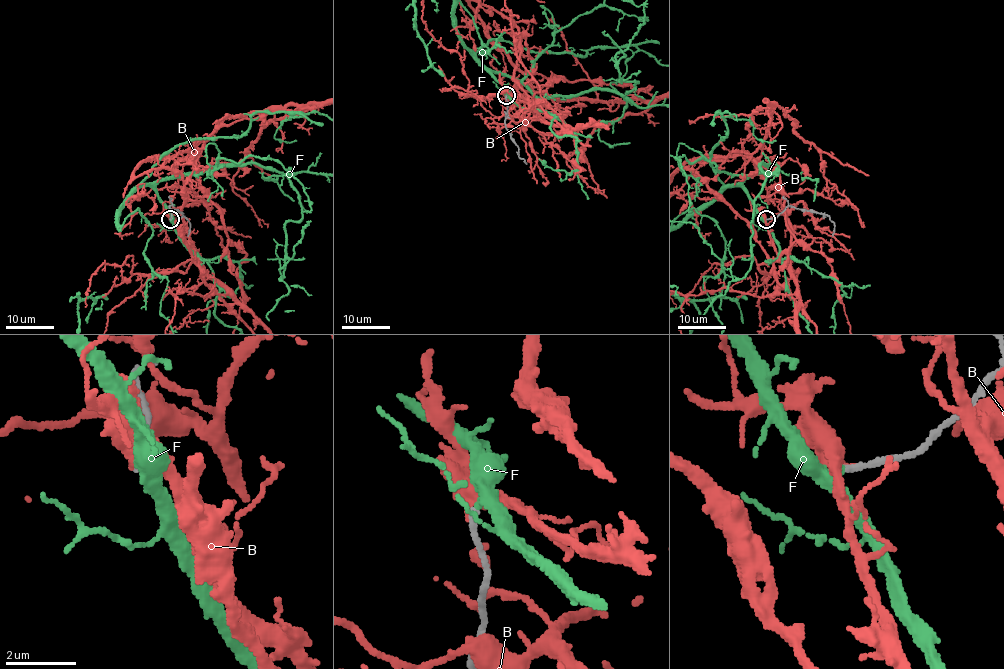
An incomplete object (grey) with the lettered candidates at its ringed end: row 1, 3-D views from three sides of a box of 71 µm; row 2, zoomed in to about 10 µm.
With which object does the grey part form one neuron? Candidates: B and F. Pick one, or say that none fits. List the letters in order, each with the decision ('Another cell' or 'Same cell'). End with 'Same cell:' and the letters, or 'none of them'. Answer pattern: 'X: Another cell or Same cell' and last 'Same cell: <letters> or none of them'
B: Another cell
F: Same cell
Same cell: F

